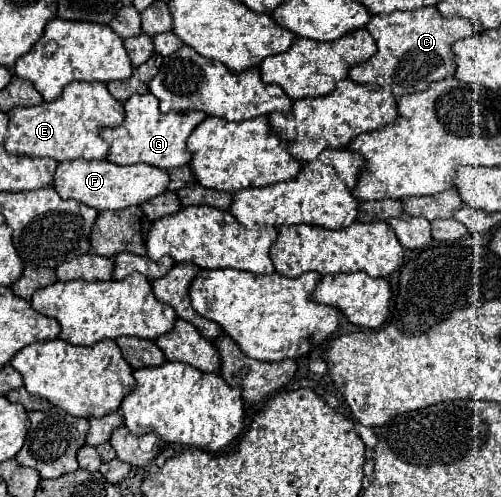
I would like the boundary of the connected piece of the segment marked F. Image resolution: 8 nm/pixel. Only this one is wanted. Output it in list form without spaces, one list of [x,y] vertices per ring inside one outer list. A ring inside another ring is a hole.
[[[74,159],[58,163],[52,187],[62,199],[74,199],[88,207],[94,207],[96,211],[118,211],[126,209],[130,205],[140,205],[148,201],[150,197],[156,197],[166,191],[168,185],[168,173],[146,165],[146,163],[134,163],[134,165],[116,165],[110,161],[86,161],[86,159]]]

